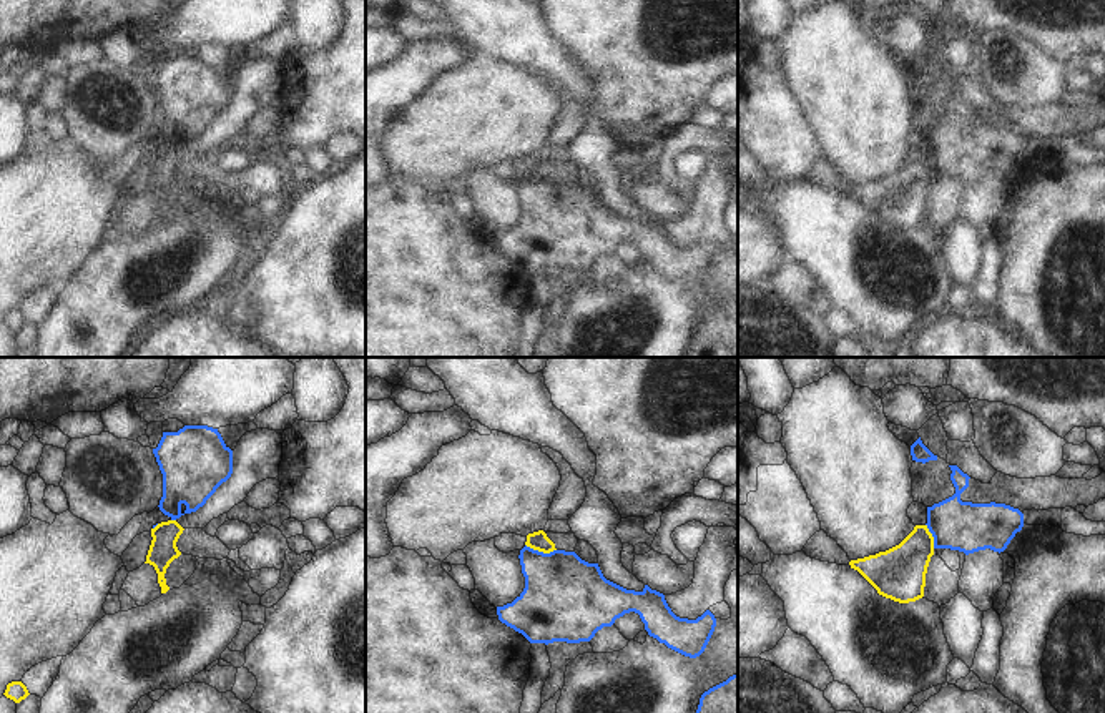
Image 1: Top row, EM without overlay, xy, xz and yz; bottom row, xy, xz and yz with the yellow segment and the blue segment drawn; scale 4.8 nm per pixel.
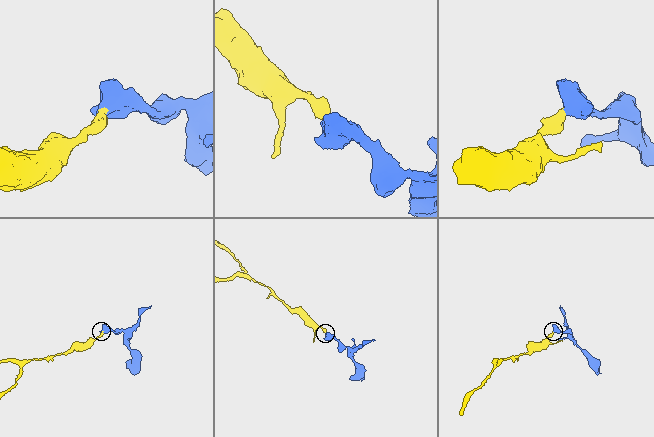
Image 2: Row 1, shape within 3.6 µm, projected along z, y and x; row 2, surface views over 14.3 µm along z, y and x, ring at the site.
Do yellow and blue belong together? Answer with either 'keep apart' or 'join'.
keep apart

